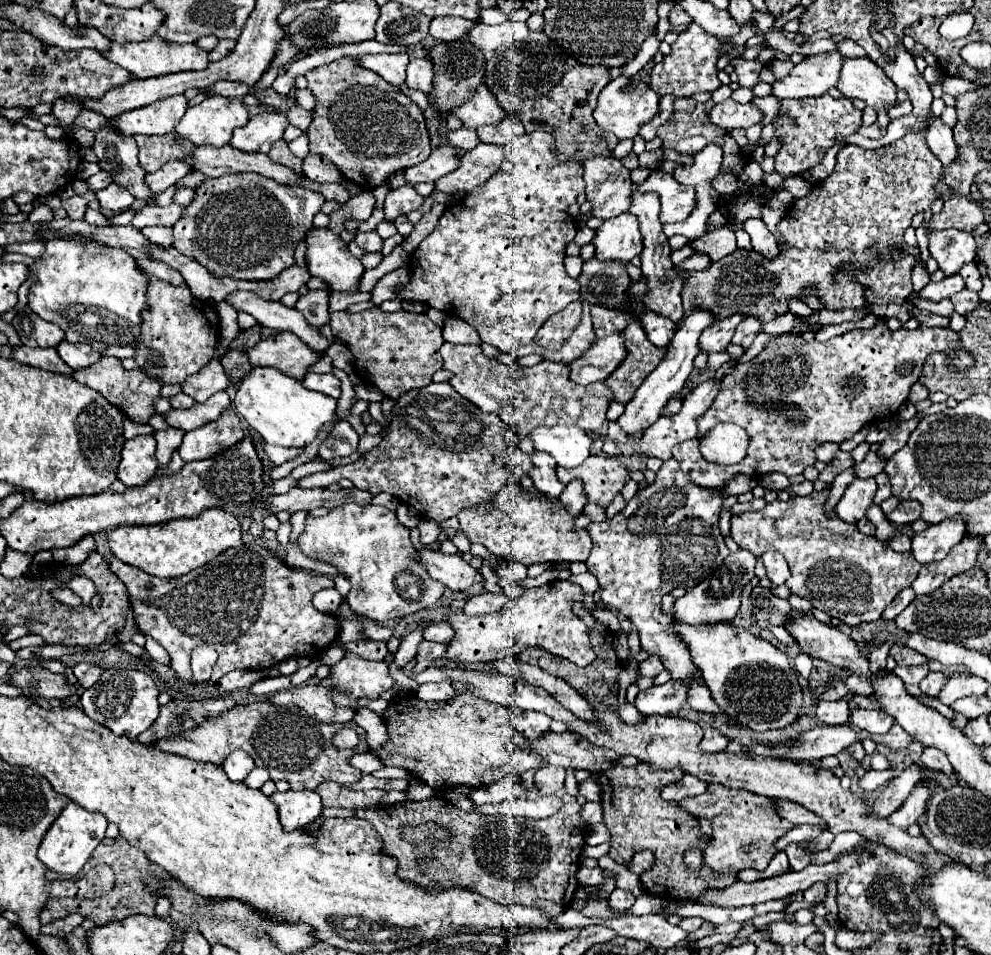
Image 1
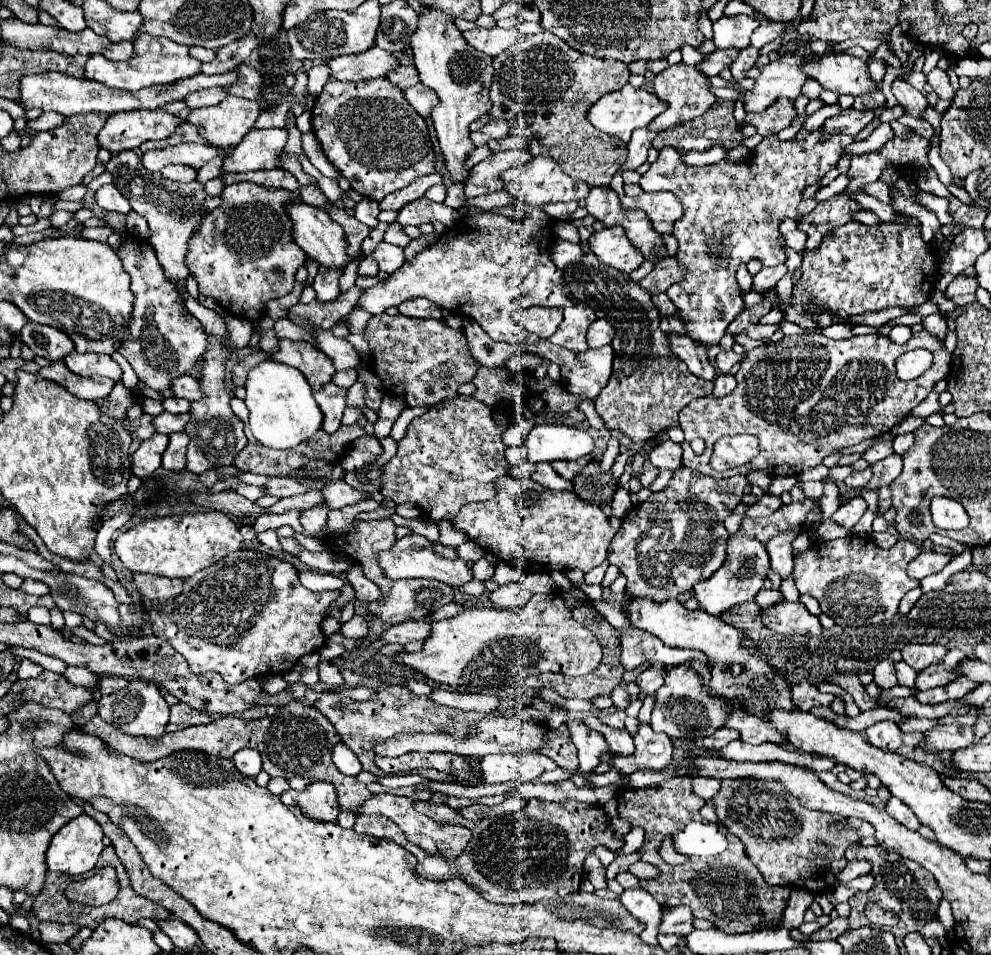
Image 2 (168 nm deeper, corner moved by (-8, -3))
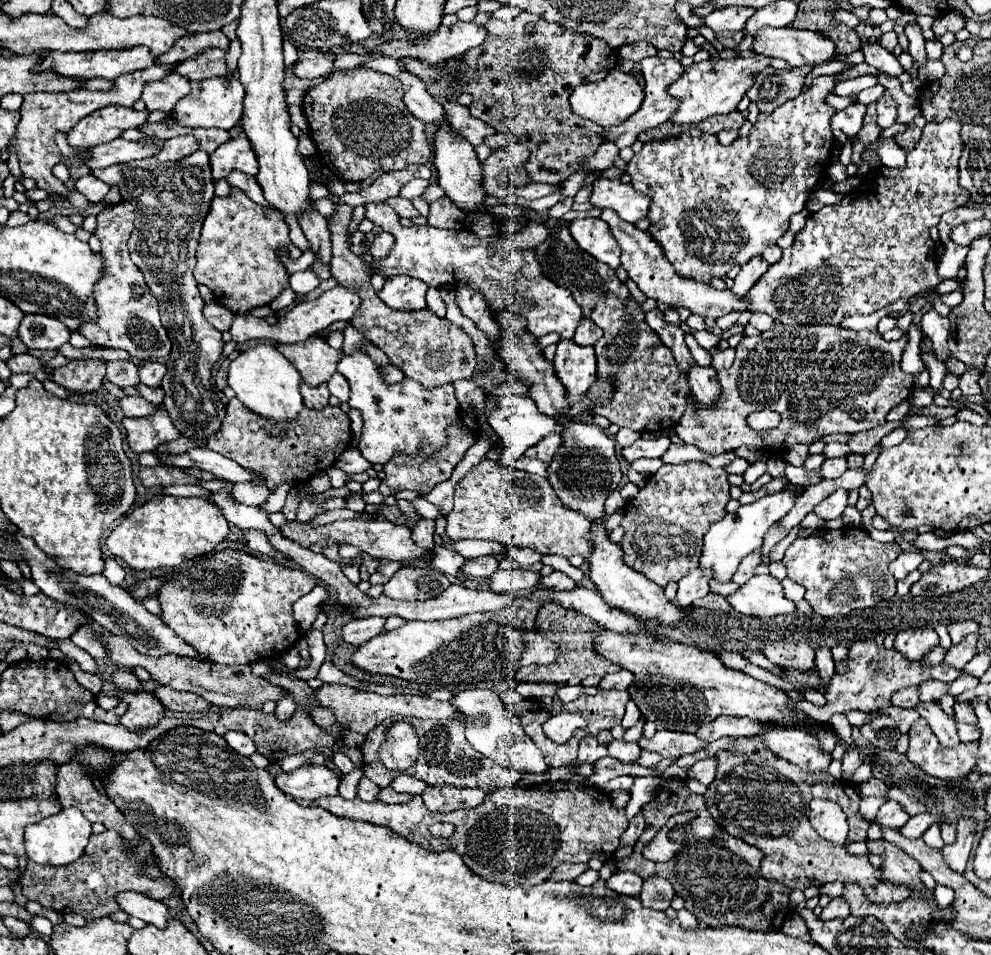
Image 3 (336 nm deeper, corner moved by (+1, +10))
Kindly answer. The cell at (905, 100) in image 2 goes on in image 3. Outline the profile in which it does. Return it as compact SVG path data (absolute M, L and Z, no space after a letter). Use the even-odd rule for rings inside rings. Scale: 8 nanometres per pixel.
M878 42L876 44L864 44L862 52L864 52L864 58L870 66L882 70L888 76L900 76L904 72L898 58L892 52L888 52L886 48L882 48L882 44L878 44Z

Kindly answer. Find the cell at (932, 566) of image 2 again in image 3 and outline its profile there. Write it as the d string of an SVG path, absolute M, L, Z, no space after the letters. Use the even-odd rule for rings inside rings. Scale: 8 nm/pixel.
M916 550L910 552L902 552L892 564L890 564L890 572L894 574L896 580L902 580L906 574L910 574L912 570L916 570L920 564L924 562L924 556Z

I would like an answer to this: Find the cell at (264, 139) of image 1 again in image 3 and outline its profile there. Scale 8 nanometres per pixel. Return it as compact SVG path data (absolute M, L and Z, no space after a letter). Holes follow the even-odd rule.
M242 132L236 138L230 138L224 142L218 150L210 154L210 166L212 166L212 178L220 180L230 170L242 170L250 176L256 176L258 172L258 158L254 148L250 146L250 140Z

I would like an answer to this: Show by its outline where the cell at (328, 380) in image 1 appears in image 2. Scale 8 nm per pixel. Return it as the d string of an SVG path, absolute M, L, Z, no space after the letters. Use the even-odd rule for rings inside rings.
M327 383L321 391L313 393L319 409L323 411L323 427L321 427L323 431L335 433L339 429L345 411L345 395L347 391L333 383Z

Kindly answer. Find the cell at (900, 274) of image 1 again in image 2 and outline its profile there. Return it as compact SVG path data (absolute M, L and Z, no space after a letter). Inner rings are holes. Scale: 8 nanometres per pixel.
M851 221L835 229L835 233L827 233L819 249L803 251L801 279L793 285L787 305L781 303L777 291L769 291L759 305L744 308L727 329L735 335L757 323L759 319L755 316L763 317L773 307L783 313L785 321L791 321L801 329L825 329L835 323L849 323L855 315L875 313L889 307L915 309L933 293L937 275L937 255L933 253L933 247L923 241L921 227L907 221L879 221L873 227Z

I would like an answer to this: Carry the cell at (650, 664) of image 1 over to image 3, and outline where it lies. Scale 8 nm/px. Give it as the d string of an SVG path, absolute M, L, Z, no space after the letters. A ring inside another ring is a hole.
M620 670L616 674L606 674L602 678L600 686L606 688L606 690L612 690L612 688L616 688L616 690L628 690L632 680L634 680L634 674L630 670Z

